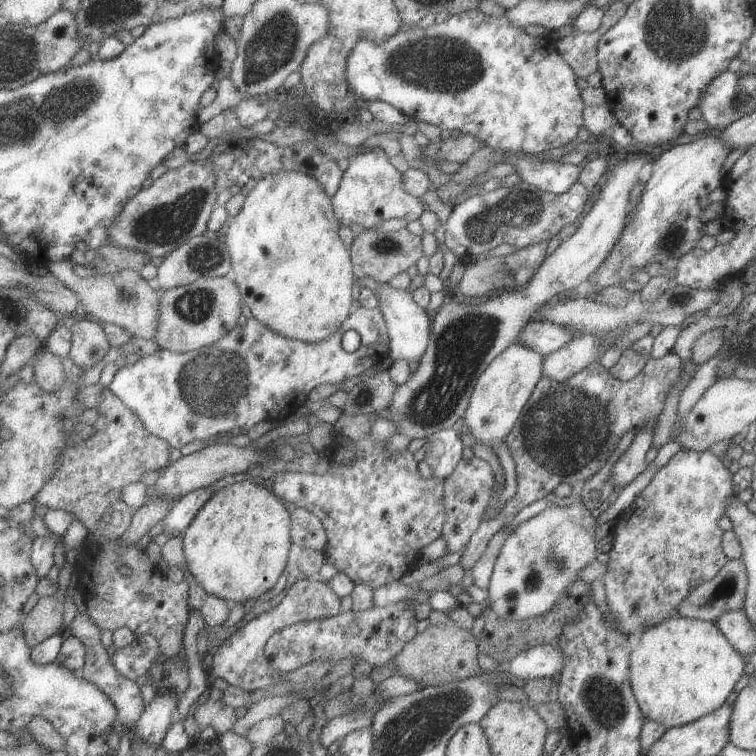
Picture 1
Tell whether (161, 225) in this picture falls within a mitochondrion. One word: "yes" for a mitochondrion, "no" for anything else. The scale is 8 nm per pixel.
yes

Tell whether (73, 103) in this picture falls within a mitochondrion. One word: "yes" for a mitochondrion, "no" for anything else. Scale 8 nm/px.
yes

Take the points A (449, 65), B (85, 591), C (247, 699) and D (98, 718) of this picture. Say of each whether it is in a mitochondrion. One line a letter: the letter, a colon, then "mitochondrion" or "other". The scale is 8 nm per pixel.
A: mitochondrion
B: other
C: other
D: other

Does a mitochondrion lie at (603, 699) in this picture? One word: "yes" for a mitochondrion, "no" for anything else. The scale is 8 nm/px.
yes

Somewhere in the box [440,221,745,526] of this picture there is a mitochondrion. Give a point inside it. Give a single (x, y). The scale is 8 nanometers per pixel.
(568, 424)

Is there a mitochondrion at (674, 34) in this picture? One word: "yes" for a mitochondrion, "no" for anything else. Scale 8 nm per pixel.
yes

